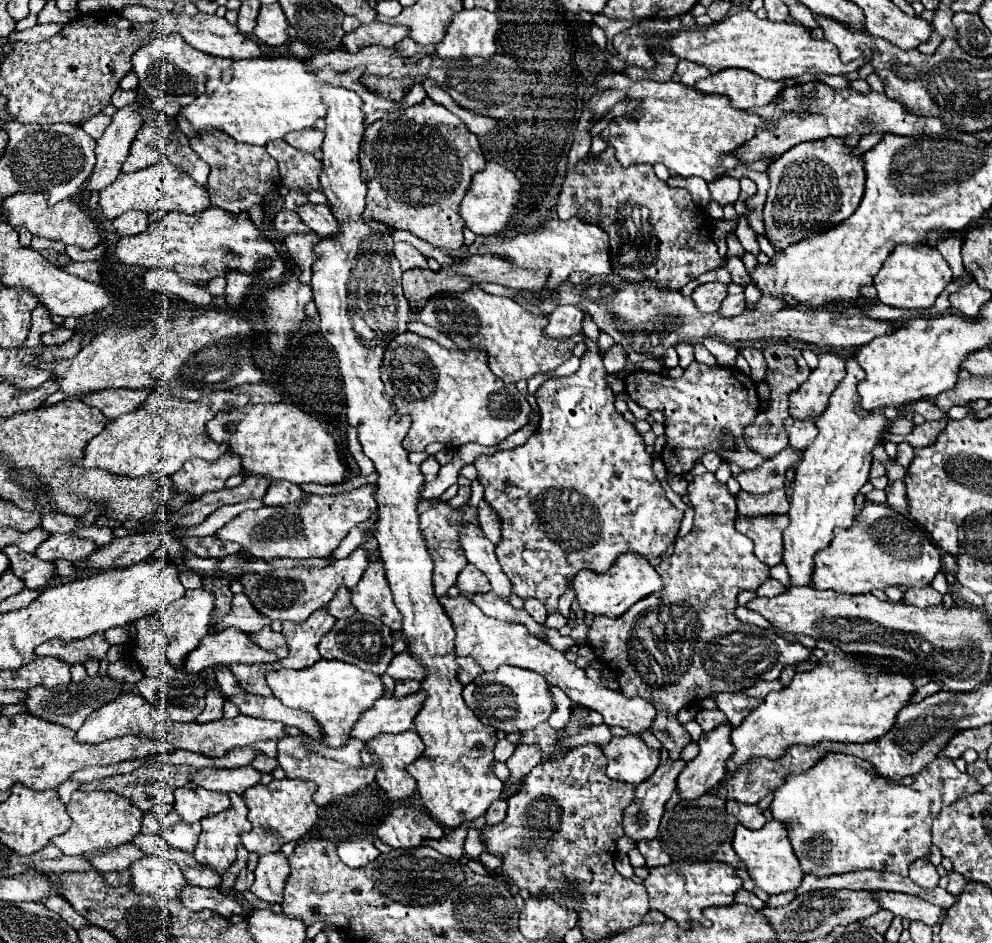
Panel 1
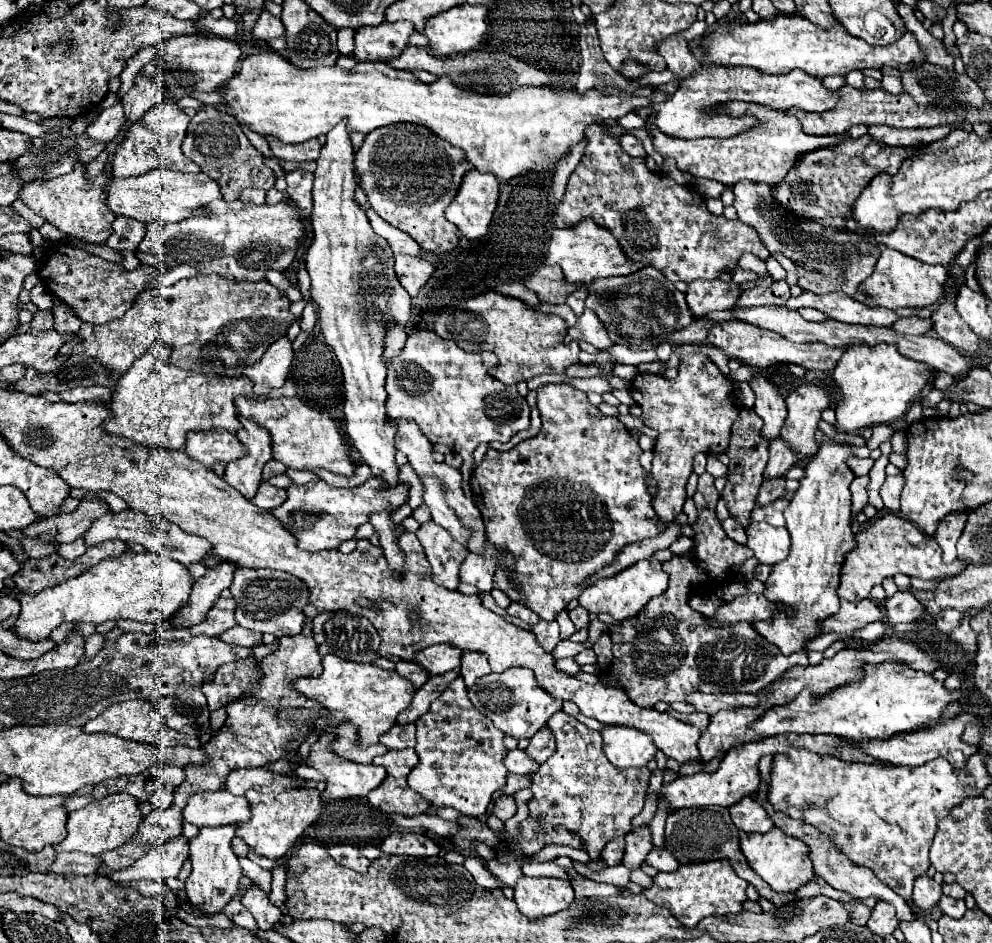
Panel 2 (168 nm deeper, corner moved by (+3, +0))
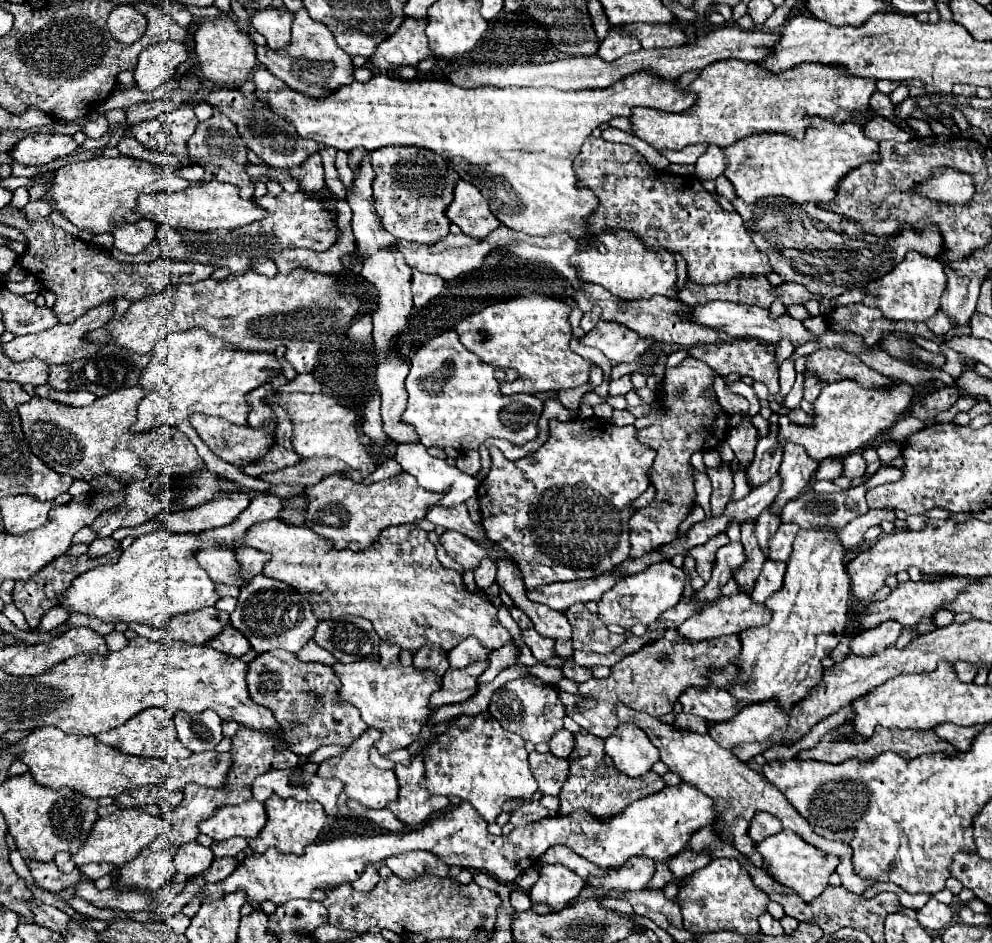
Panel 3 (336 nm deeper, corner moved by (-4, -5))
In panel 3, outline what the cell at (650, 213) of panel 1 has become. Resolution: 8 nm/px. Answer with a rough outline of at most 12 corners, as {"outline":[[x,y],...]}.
{"outline":[[584,141],[592,231],[680,253],[698,285],[772,273],[742,217],[634,147]]}

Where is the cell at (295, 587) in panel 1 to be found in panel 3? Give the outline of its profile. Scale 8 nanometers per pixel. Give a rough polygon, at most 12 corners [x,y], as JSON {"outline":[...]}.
{"outline":[[256,575],[230,623],[256,653],[298,653],[318,619],[304,595]]}

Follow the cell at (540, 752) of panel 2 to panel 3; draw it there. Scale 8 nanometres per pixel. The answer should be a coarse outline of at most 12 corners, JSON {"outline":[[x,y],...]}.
{"outline":[[566,729],[550,739],[550,751],[568,759],[576,741]]}

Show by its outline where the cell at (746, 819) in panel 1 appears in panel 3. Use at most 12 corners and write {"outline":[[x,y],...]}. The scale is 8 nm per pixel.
{"outline":[[758,811],[750,823],[750,837],[760,843],[782,831],[772,813]]}

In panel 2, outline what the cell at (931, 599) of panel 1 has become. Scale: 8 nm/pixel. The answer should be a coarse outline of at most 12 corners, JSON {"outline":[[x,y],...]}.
{"outline":[[911,592],[887,598],[887,622],[913,622],[925,608]]}

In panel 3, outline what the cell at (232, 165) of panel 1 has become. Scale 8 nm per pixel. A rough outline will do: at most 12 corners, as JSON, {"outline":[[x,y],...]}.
{"outline":[[228,117],[196,125],[188,155],[214,179],[254,195],[242,137]]}

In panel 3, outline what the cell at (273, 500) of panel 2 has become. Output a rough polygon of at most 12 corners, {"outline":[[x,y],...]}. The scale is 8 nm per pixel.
{"outline":[[258,495],[220,529],[134,539],[112,565],[74,579],[60,599],[106,623],[166,627],[216,605],[196,551],[274,519]]}

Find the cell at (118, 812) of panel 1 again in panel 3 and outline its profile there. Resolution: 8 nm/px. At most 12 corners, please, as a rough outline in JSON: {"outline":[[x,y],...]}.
{"outline":[[138,807],[100,817],[76,865],[122,867],[168,829]]}

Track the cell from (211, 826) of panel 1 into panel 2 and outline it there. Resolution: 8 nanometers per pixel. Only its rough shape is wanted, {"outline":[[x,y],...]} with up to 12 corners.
{"outline":[[237,824],[189,840],[187,900],[221,912],[243,874],[231,846]]}

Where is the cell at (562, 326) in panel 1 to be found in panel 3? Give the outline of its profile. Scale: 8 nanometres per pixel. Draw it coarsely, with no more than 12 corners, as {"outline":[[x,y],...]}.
{"outline":[[598,321],[580,343],[610,361],[634,363],[656,341],[620,323]]}

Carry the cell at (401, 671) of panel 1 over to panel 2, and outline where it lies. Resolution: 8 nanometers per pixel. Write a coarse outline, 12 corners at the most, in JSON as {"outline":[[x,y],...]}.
{"outline":[[437,644],[411,662],[431,676],[459,668],[461,650]]}

